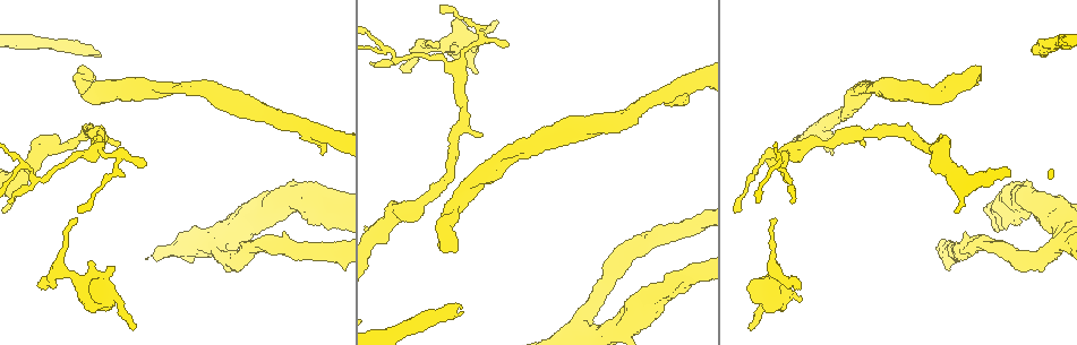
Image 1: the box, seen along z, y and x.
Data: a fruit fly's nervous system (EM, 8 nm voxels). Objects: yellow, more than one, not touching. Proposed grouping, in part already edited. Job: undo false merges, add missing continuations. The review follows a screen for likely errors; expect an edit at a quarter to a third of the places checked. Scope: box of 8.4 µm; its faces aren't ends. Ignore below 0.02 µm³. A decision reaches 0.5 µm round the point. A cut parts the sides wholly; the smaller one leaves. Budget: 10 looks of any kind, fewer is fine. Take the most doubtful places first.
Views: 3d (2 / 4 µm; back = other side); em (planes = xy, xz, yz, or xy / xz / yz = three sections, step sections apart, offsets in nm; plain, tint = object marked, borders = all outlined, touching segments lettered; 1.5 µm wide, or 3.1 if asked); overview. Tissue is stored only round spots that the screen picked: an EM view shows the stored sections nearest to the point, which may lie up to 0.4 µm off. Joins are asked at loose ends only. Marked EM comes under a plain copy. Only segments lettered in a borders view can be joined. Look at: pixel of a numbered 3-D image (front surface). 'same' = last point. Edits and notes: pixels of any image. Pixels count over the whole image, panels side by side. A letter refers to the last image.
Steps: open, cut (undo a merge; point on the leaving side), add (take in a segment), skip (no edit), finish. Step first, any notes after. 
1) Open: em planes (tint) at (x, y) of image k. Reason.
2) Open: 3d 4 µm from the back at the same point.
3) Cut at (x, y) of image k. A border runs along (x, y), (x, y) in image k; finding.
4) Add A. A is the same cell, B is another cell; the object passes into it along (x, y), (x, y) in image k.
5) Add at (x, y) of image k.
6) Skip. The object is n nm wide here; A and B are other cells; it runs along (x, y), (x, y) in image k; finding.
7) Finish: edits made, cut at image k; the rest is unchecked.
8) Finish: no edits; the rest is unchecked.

Open: 3d 2 µm from the back at (753, 325) of image 1. Tapers out.

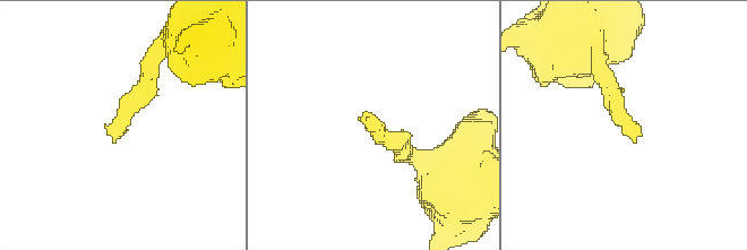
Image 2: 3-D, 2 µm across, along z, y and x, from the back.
Open: em xz step 4 (tint) at (633, 123) of image 2.

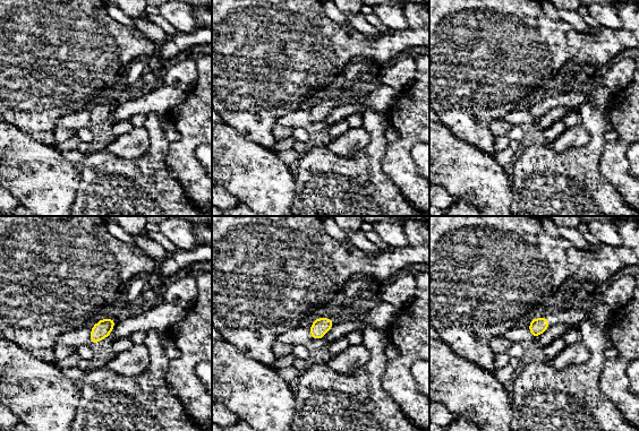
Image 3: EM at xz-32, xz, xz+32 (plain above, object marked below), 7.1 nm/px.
Open: em planes (borders) at the same point. Another direction.

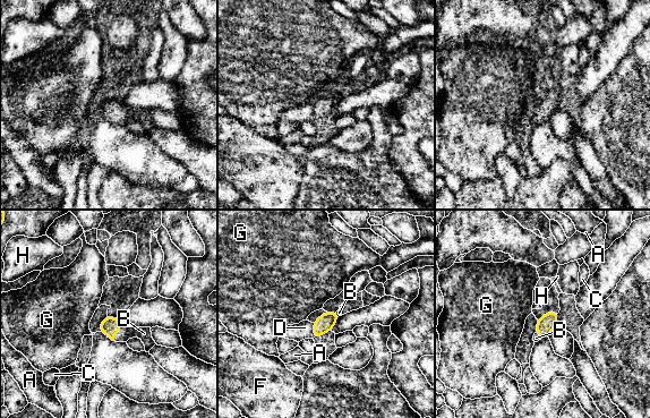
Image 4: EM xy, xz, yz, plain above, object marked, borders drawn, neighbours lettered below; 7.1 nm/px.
Add B. The object is 120 nm wide here; B is the same cell, A, C, D, F, G and H are other cells; the object passes into it along (109, 325), (118, 331), (144, 333) in image 4; the neuron continues.

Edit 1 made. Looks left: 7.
Open: 3d 2 µm at (39, 284) of image 1. Free end.

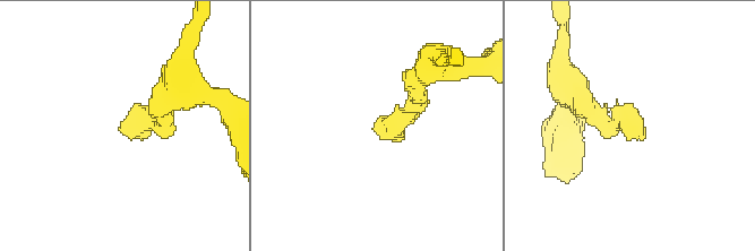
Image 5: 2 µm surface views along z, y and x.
Open: em planes (borders) at (122, 131) of image 5.

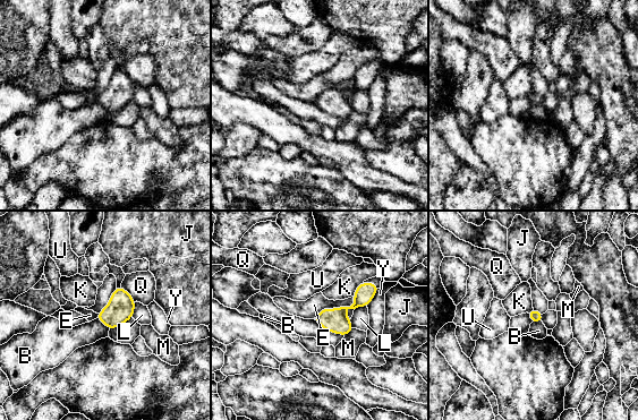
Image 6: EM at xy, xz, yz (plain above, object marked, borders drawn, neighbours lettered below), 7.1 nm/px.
Skip. B, E, J, K, L, M, Q, U and Y are other cells; it runs along (374, 286), (334, 319), (318, 319) in image 6; none of them fits.

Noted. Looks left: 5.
Open: 3d 4 µm at (773, 222) of image 1. Branch stops here.

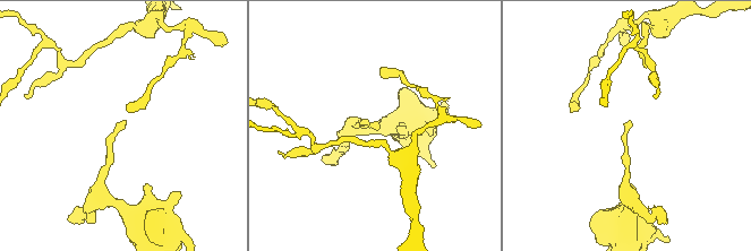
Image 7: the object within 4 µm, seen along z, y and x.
Open: em planes (borders) at (380, 127) of image 7. Now the EM.

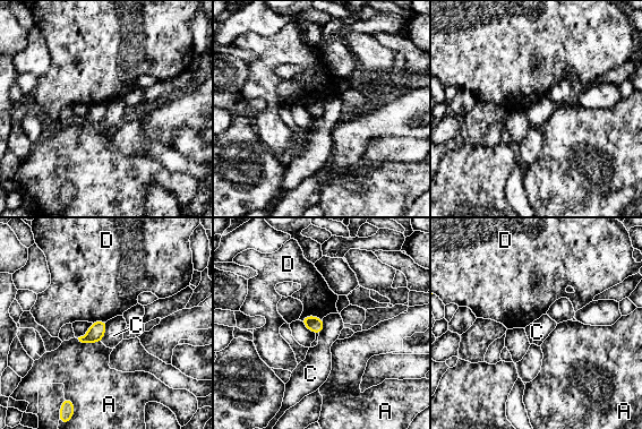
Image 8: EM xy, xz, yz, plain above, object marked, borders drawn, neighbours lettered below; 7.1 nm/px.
Skip. The longest contact is with A, 170 nm; A, C and D are other cells; no lettered segment goes on from it.

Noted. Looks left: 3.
Open: em planes (tint) at (772, 164) of image 1. An open end.

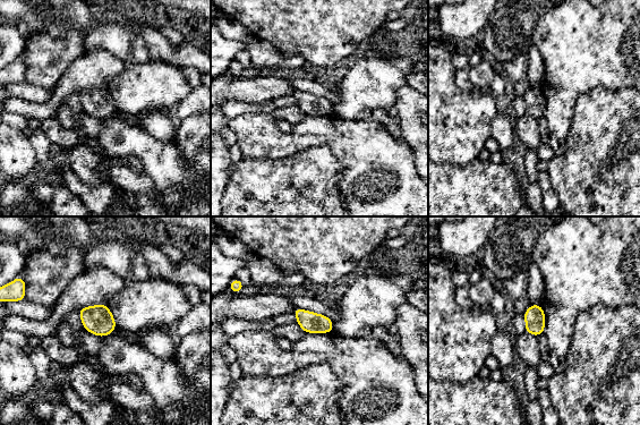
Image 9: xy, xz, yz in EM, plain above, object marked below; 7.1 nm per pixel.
Open: em planes (borders) at the same point. See the neighbours.

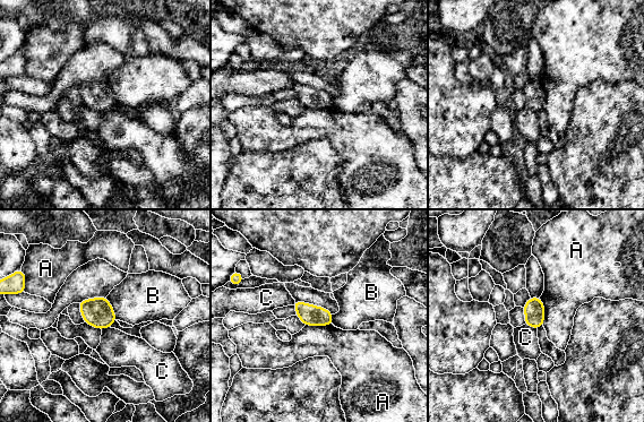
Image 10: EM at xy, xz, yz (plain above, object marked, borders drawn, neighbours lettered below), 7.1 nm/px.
Skip. A, B and C are other cells; a border runs along (540, 296), (544, 308), (543, 325) in image 10; no lettered segment goes on from it.

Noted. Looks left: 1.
Finish: edits made, add at image 4; the rest is unchecked.

